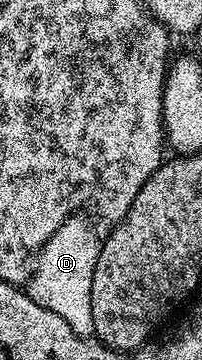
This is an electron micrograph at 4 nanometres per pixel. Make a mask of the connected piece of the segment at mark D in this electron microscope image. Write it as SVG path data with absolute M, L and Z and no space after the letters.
M82 214L70 216L62 223L60 230L48 238L46 245L38 252L28 277L28 291L32 302L40 302L44 310L60 314L60 318L64 318L64 322L68 322L76 334L93 337L92 274L96 270L102 240L84 217Z

